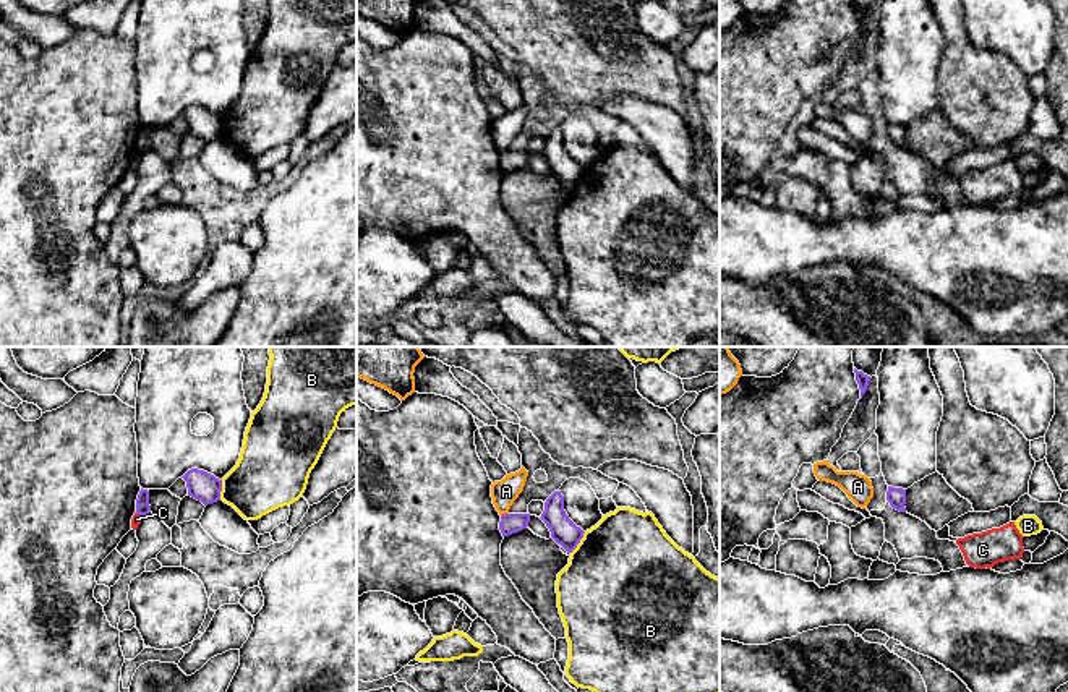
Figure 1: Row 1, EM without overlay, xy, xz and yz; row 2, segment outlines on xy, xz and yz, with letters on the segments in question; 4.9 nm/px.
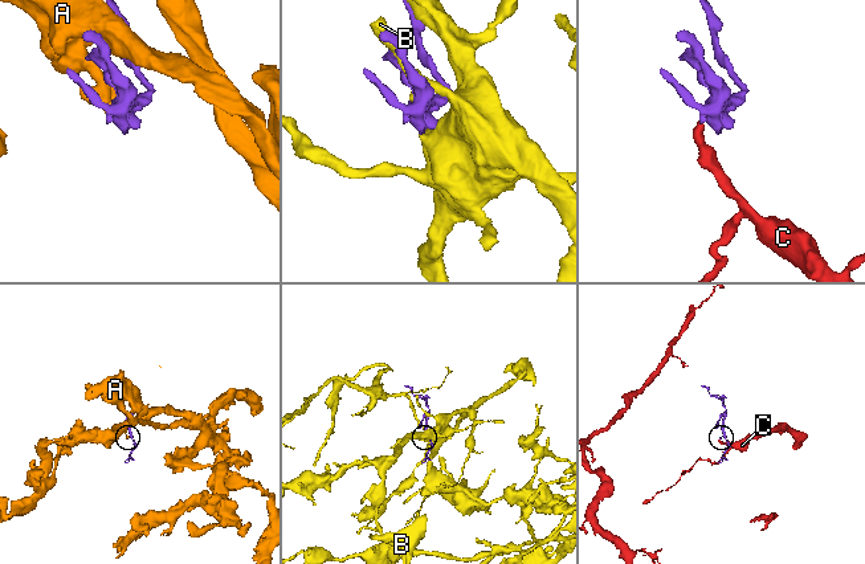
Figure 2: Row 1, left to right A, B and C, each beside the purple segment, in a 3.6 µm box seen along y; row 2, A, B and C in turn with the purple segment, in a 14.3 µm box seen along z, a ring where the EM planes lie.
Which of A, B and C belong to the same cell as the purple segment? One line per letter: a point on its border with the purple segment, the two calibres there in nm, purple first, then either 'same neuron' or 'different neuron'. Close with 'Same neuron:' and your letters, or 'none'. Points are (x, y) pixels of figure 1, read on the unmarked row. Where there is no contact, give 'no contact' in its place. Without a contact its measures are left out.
A: xz (504, 151) | 100/120 nm | different neuron
B: xz (579, 179) | 140/500 nm | different neuron
C: xy (138, 149) | 70/50 nm | different neuron
Same neuron: none

